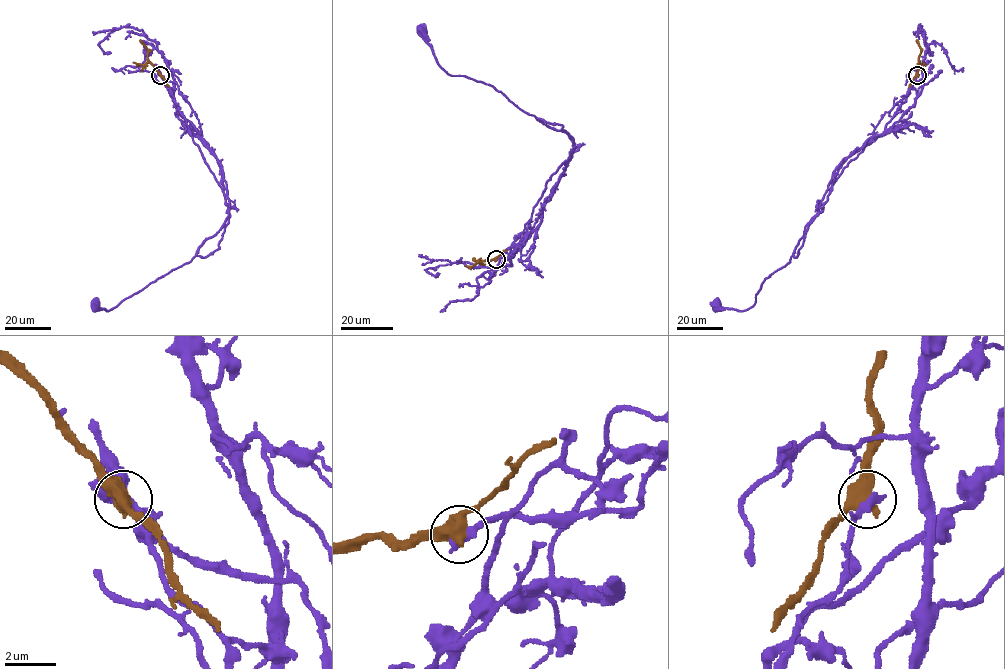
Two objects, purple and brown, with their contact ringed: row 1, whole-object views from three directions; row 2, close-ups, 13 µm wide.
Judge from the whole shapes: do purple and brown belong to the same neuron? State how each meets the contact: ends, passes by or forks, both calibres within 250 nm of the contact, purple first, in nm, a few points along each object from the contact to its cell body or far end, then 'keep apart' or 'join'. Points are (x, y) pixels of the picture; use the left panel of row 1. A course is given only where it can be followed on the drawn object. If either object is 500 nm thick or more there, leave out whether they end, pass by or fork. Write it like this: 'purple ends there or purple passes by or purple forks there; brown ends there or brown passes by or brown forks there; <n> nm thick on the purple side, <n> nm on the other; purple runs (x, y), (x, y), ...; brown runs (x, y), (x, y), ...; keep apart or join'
400 nm thick on the purple side, 600 nm on the other; purple runs (160, 75), (176, 83), (196, 113), (204, 144), (221, 164), (228, 216), (190, 262), (108, 311), (96, 305); brown runs (160, 75), (148, 60), (147, 48), (139, 40); keep apart

